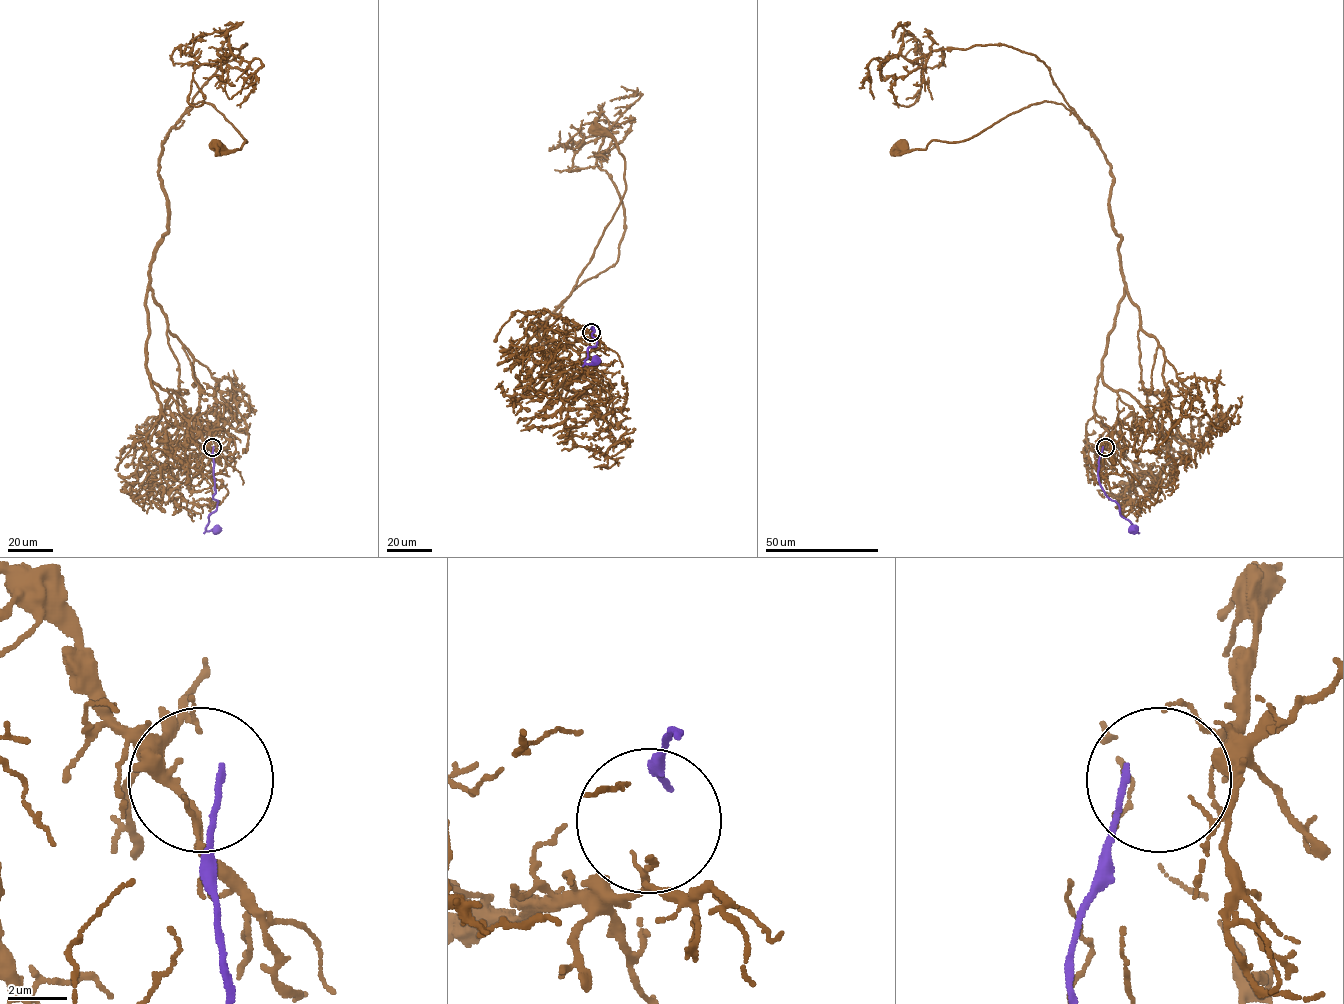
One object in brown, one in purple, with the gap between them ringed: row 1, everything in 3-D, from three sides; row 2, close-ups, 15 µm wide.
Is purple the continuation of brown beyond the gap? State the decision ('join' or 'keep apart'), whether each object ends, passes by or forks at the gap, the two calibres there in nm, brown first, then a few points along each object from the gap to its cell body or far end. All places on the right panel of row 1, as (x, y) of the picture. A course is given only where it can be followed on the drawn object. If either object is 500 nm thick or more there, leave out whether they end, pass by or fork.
keep apart | brown ends | purple ends | 110/200 nm | brown via (1107, 449), (1118, 394), (1102, 357), (1124, 283), (1113, 175), (1094, 134), (1045, 101), (962, 141), (902, 145) | purple via (1103, 447), (1098, 463), (1099, 484), (1119, 506), (1120, 514), (1137, 530), (1133, 529)

